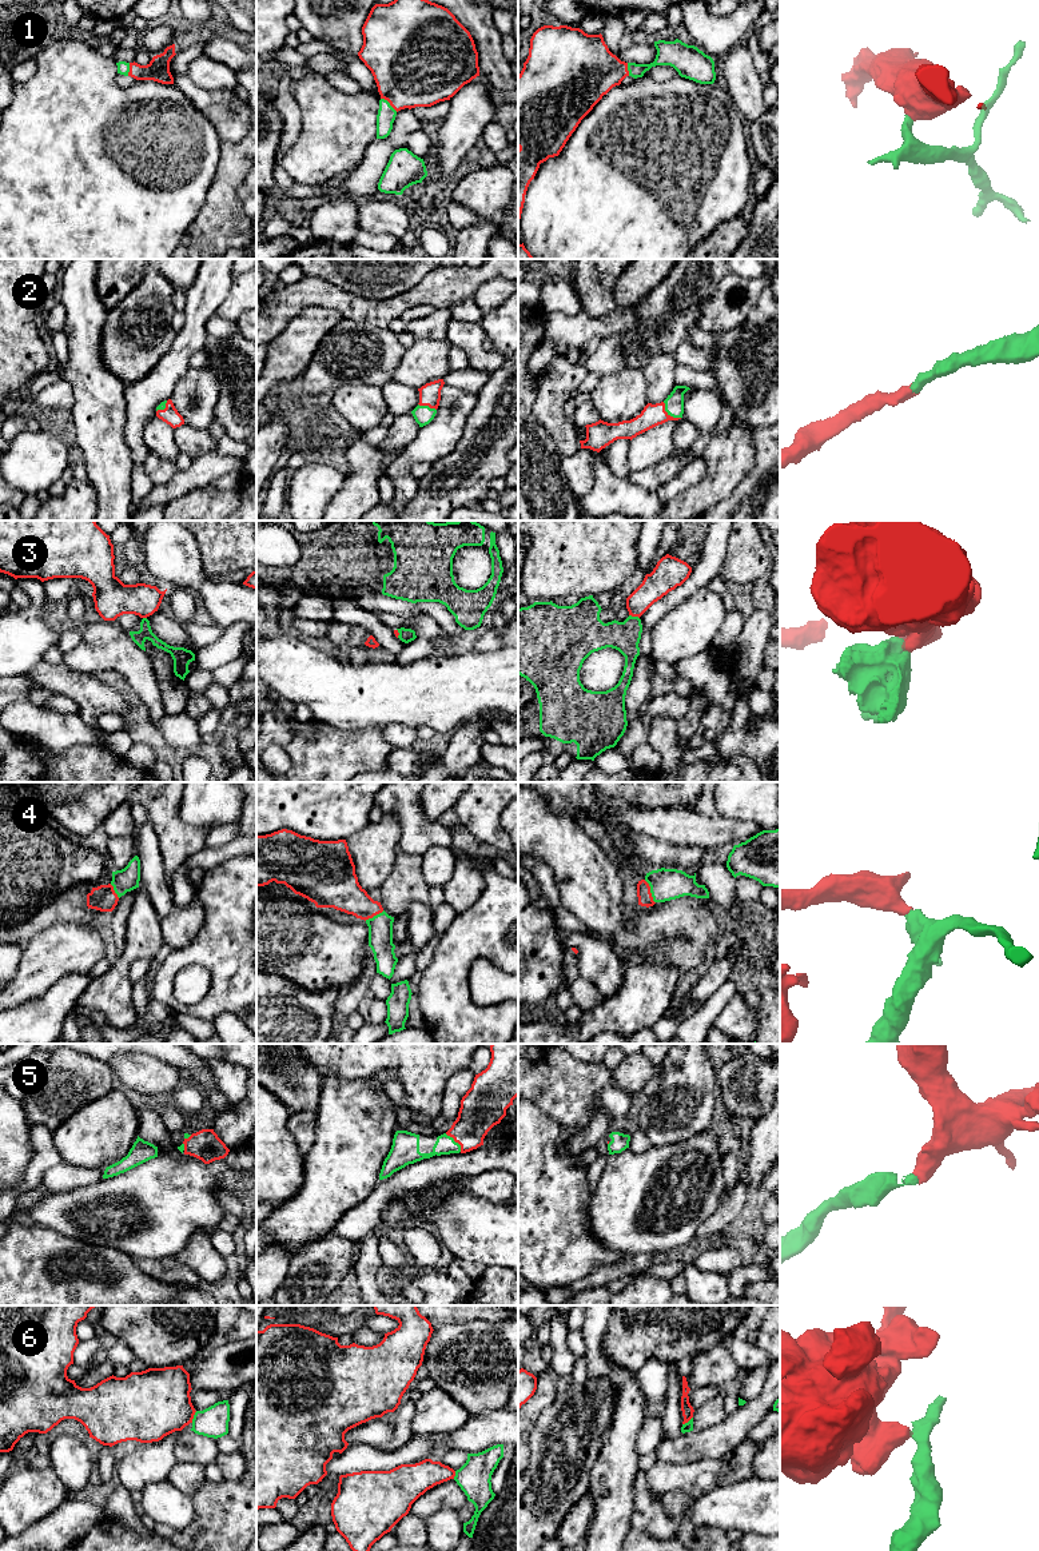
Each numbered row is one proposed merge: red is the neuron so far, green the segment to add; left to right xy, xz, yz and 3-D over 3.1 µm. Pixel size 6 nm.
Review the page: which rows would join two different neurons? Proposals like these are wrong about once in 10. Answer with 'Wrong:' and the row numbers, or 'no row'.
Wrong: 3, 6

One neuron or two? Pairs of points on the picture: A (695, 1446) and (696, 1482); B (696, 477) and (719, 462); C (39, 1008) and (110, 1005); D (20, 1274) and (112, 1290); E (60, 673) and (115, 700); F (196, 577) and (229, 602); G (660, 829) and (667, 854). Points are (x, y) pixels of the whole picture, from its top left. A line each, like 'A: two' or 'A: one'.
A: two
B: two
C: two
D: one
E: one
F: one
G: two

